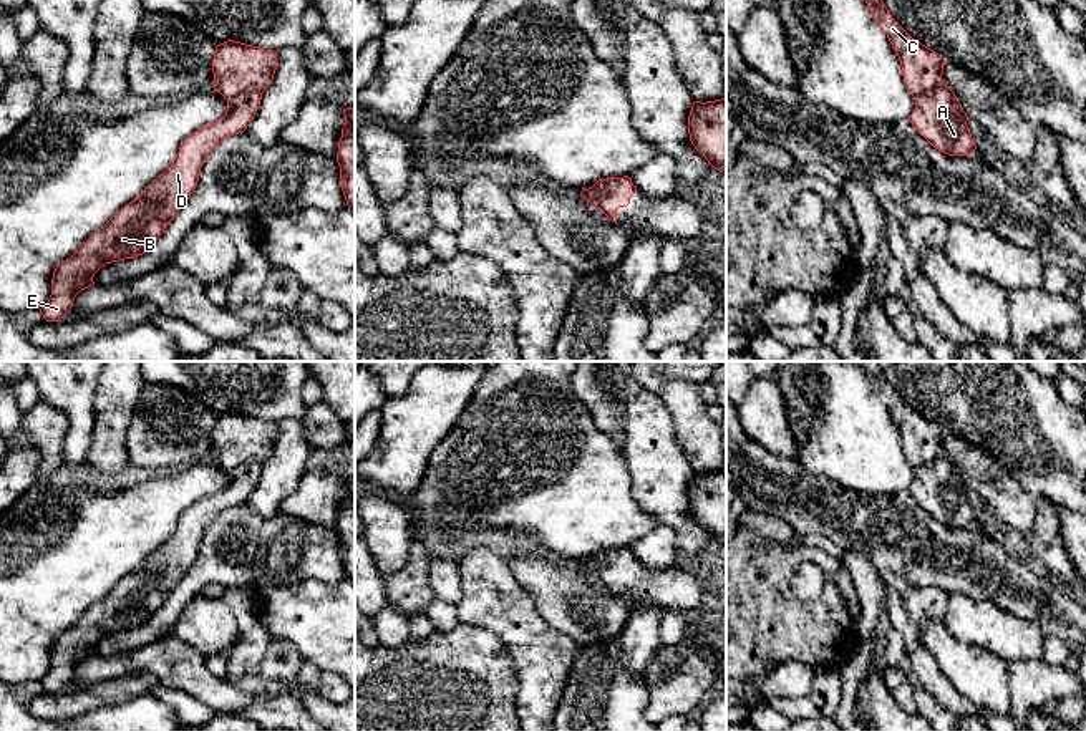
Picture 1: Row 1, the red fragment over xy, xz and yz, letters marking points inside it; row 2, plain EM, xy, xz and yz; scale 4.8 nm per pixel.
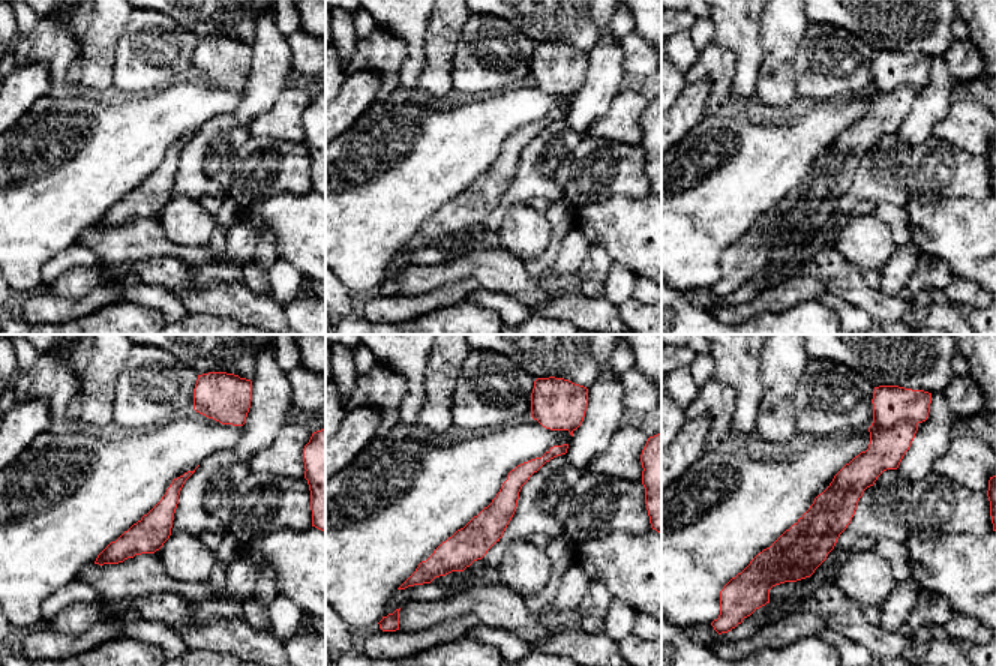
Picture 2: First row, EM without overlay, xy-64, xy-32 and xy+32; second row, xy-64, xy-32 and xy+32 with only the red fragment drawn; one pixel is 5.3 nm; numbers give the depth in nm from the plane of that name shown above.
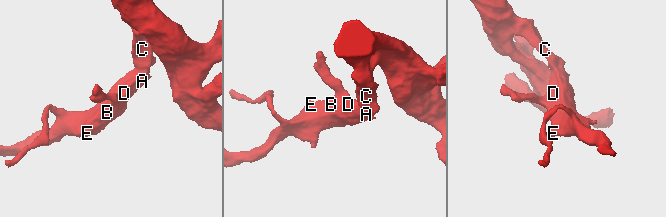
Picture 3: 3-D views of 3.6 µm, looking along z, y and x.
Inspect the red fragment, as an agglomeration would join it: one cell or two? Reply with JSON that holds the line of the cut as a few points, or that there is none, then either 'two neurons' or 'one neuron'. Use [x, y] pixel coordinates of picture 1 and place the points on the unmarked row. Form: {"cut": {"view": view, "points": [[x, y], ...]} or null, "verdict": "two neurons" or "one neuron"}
{"cut": {"view": "xy", "points": [[262, 463], [242, 463], [227, 471]]}, "verdict": "two neurons"}

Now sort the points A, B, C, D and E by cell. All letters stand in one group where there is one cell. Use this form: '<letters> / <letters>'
A B D E / C

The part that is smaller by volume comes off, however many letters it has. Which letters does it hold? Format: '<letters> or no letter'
A, B, D, E

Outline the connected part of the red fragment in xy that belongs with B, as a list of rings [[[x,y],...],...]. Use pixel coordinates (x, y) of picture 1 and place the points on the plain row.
[[[262,462],[227,471],[222,489],[189,506],[172,535],[55,640],[51,666],[40,680],[46,693],[60,693],[71,681],[75,668],[95,656],[93,648],[101,638],[151,622],[194,564],[207,525],[222,511],[247,501],[260,471]]]

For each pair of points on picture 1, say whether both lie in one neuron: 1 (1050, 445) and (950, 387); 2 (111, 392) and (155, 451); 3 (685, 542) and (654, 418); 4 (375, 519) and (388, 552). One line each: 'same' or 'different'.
1: same
2: different
3: same
4: same

